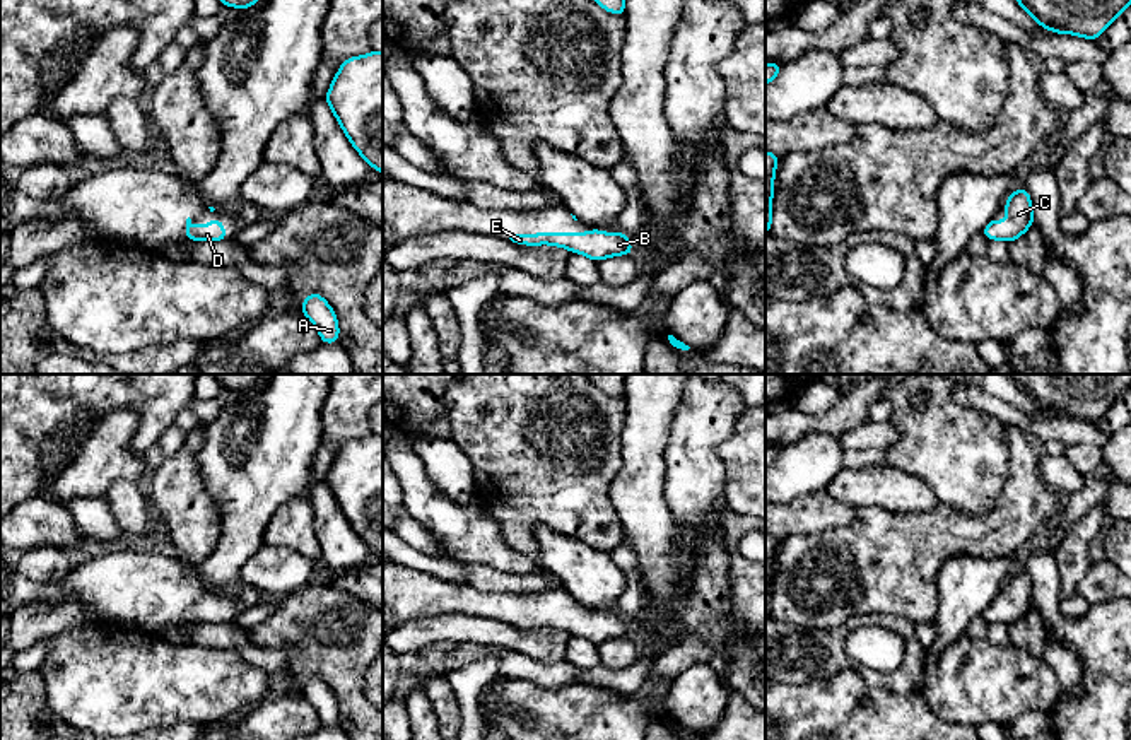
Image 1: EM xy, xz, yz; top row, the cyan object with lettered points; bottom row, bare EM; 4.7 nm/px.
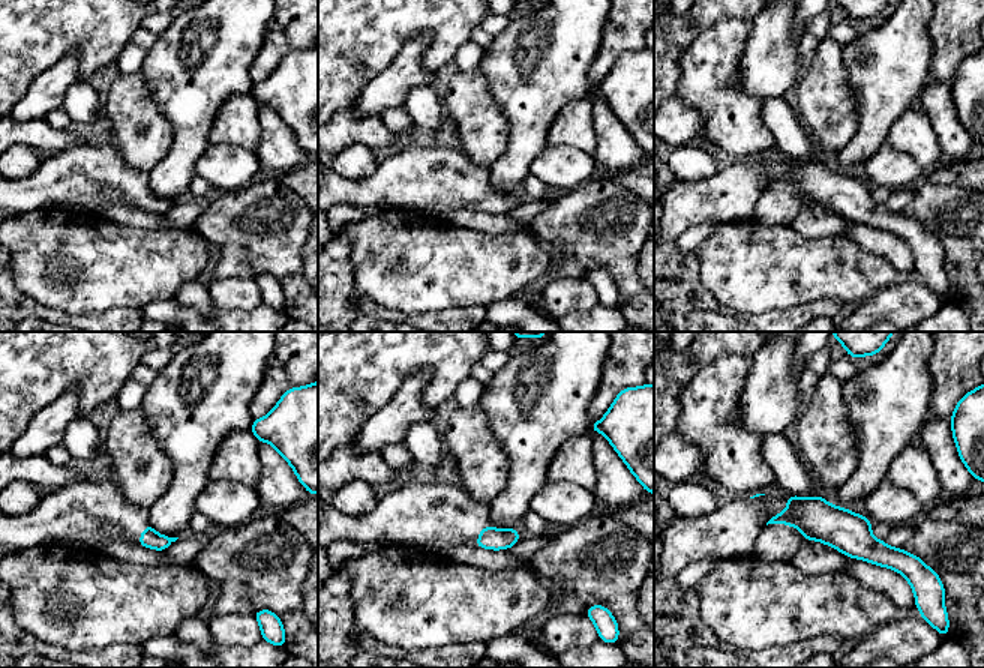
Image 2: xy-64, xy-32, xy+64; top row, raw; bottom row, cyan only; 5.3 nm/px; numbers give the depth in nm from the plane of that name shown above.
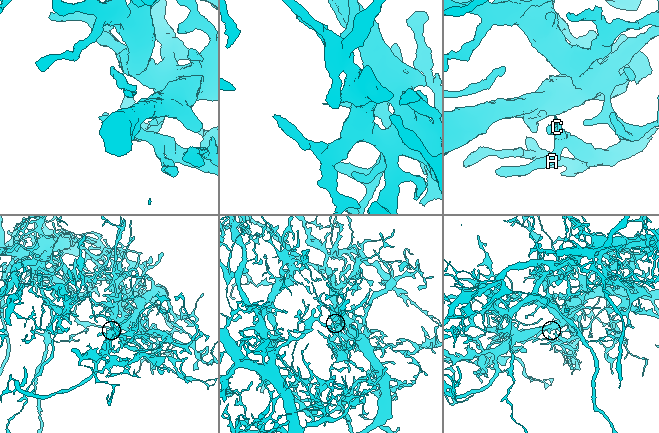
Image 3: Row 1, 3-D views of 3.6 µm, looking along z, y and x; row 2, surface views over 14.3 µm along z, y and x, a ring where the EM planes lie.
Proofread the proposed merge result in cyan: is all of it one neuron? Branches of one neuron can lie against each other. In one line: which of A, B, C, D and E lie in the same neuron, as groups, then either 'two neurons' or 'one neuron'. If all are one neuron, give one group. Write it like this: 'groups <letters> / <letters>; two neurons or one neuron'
groups A B C D E; one neuron

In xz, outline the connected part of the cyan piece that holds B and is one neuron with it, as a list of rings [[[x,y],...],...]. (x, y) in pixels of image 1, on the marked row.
[[[593,227],[589,232],[538,232],[538,234],[518,234],[506,232],[504,239],[524,246],[560,246],[572,253],[584,255],[589,260],[600,261],[603,258],[634,255],[632,244],[624,232],[600,232]]]

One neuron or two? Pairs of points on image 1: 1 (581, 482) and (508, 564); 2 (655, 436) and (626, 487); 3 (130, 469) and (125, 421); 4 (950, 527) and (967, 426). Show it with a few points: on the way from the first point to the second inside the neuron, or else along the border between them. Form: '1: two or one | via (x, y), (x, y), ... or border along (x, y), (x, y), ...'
1: two | border along (494, 518), (499, 535), (525, 554), (535, 569)
2: one | via (643, 448), (643, 470), (638, 475)
3: one | via (118, 457), (117, 433)
4: two | border along (940, 501), (967, 513), (986, 513), (995, 506)

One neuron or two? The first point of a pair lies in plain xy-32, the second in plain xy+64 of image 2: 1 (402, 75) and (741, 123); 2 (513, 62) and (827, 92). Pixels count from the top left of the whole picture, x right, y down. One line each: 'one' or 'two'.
1: two
2: two

